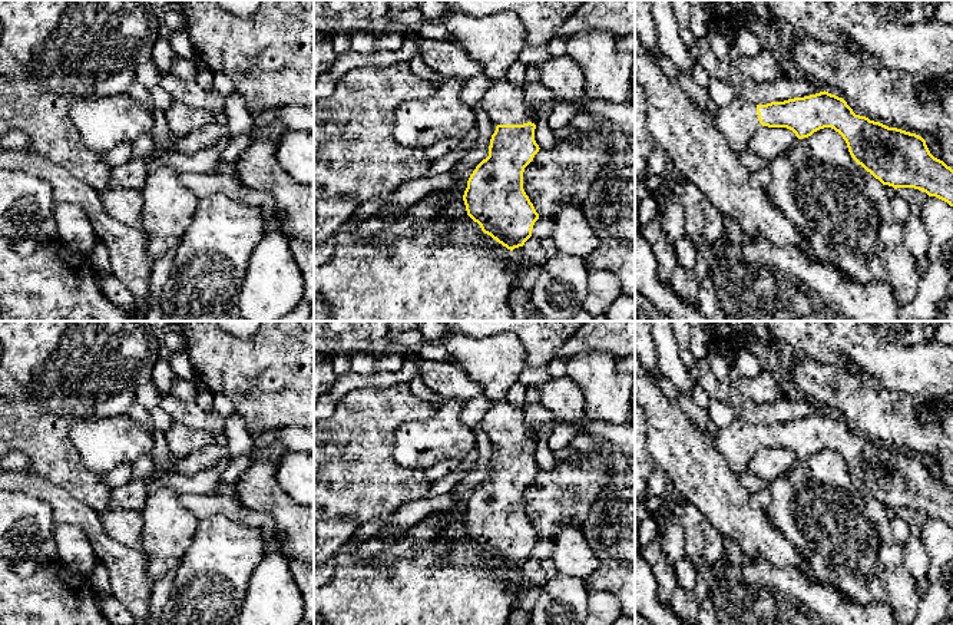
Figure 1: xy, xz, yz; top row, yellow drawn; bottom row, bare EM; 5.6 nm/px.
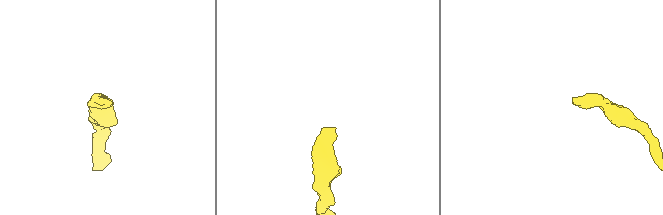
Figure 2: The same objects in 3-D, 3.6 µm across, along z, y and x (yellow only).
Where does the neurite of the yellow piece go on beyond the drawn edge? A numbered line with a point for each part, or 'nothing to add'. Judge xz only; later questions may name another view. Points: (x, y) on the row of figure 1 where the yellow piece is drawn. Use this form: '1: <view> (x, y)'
1: xz (505, 102)

